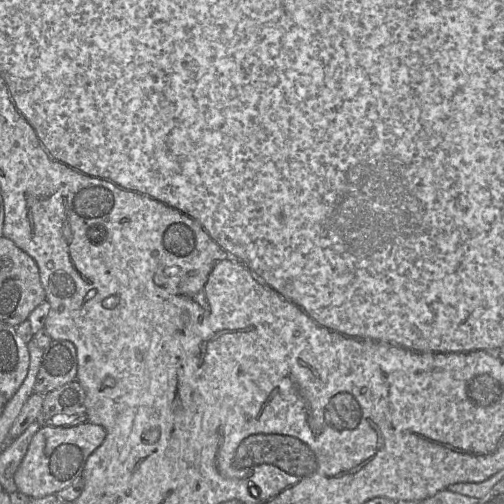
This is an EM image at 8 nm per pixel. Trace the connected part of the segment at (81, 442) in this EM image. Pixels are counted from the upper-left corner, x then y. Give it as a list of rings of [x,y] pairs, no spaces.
[[[88,421],[72,427],[41,427],[14,474],[17,491],[30,498],[43,498],[71,486],[82,476],[88,457],[101,445],[105,436],[102,426]]]

